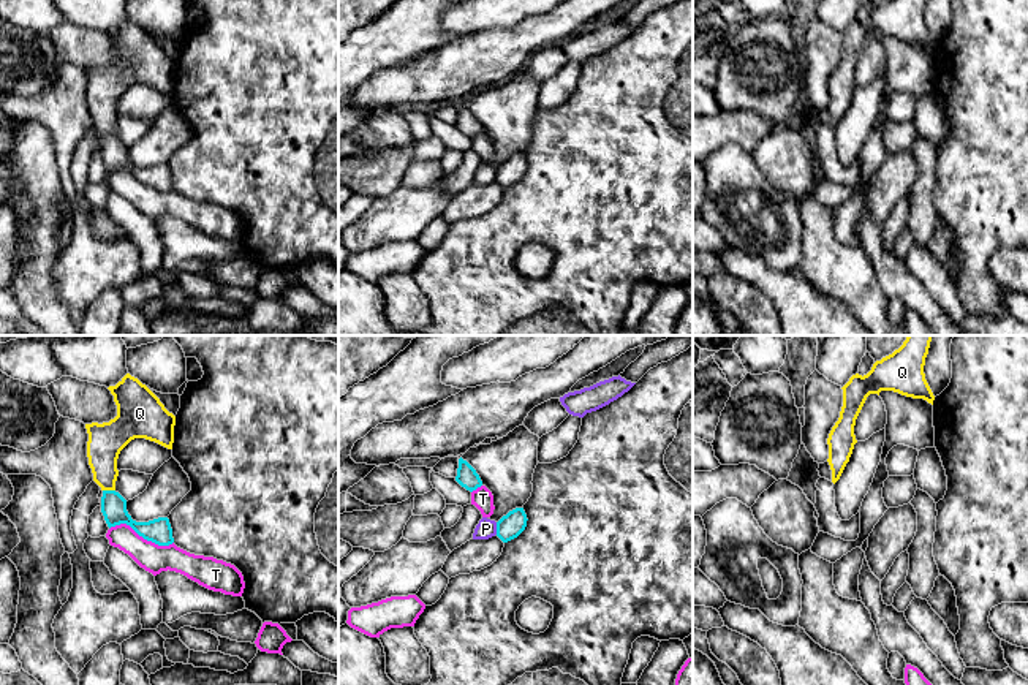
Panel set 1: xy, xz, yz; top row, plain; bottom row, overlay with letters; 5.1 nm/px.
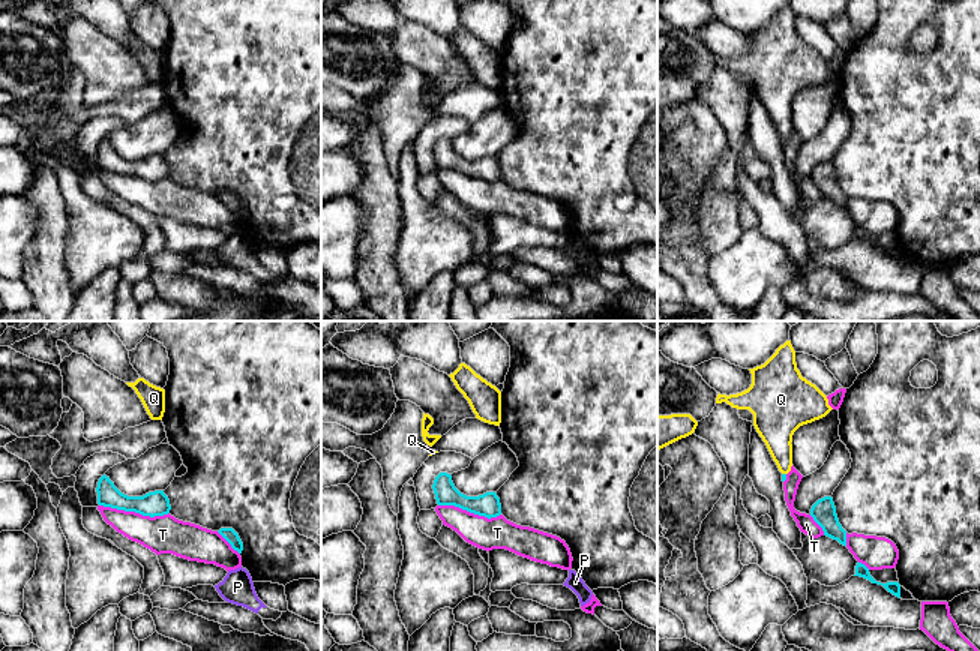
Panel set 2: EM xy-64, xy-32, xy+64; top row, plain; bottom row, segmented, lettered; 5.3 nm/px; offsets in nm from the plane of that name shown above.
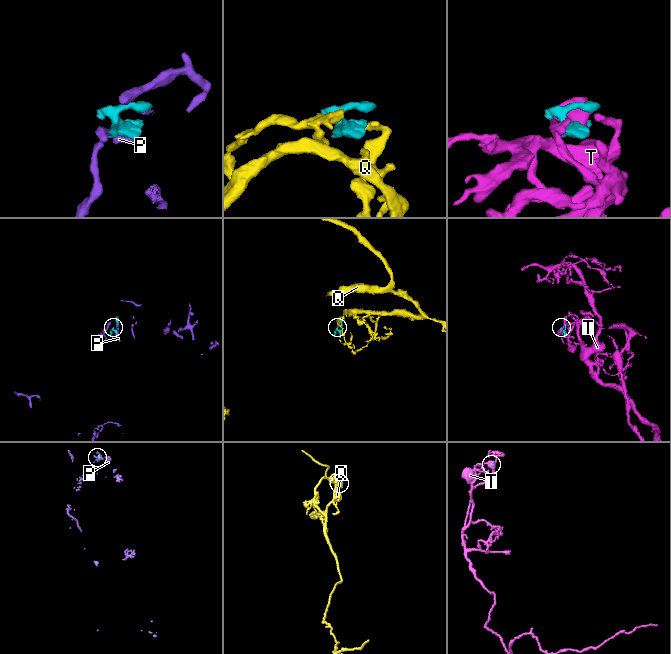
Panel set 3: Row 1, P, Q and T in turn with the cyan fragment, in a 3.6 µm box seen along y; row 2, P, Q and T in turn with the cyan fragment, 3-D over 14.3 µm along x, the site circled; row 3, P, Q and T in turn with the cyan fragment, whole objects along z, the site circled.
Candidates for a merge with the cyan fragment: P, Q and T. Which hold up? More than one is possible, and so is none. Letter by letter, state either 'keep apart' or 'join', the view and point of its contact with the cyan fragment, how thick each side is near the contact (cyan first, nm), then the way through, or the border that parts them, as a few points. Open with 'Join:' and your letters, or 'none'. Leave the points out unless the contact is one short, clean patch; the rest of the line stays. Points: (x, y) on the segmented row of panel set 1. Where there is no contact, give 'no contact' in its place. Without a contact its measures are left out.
Join: Q
P: keep apart; contact xz (497, 529); calibres 120 and 100 nm
Q: join; contact xy (109, 491); calibres 130 and 180 nm; way xy (113, 505), (109, 491), (105, 476), (105, 443)
T: keep apart; contact xy (141, 535); calibres 130 and 140 nm

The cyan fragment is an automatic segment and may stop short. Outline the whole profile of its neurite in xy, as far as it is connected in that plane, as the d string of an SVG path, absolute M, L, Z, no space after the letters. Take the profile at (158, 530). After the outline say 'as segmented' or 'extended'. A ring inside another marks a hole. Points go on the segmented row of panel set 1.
M130 373L108 389L114 395L117 416L109 422L85 424L89 465L93 481L103 490L101 513L109 528L127 524L144 539L169 546L174 543L169 519L133 520L127 511L127 500L115 490L115 481L119 454L131 440L146 438L172 449L176 416Z; extended

